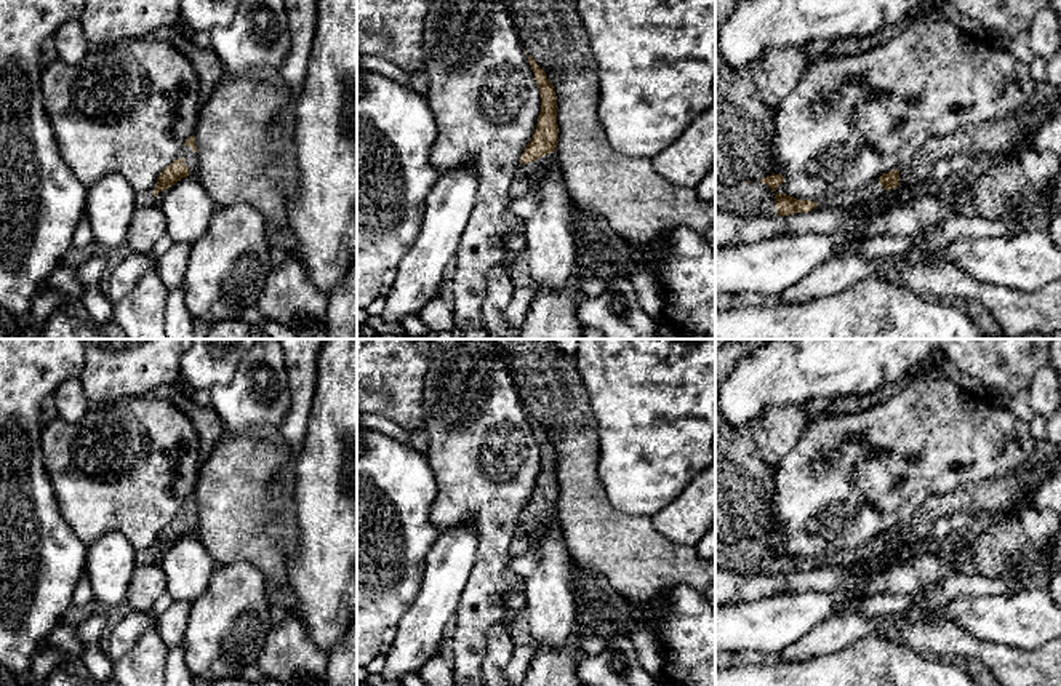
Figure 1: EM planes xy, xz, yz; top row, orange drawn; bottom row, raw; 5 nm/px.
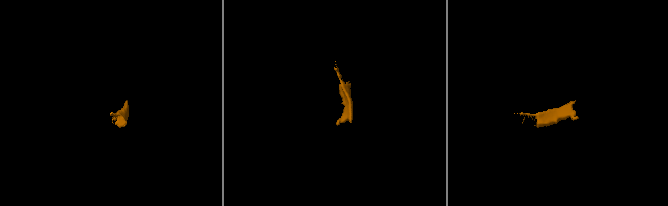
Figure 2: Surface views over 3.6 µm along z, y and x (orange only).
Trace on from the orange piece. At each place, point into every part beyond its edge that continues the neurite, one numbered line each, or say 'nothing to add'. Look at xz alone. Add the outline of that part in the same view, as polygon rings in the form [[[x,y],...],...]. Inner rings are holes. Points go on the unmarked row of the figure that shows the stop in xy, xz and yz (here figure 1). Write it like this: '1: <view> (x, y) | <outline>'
1: xz (528, 533) | [[[554,510],[535,520],[518,523],[518,528],[509,545],[509,553],[518,556],[531,552],[552,521],[555,521]]]

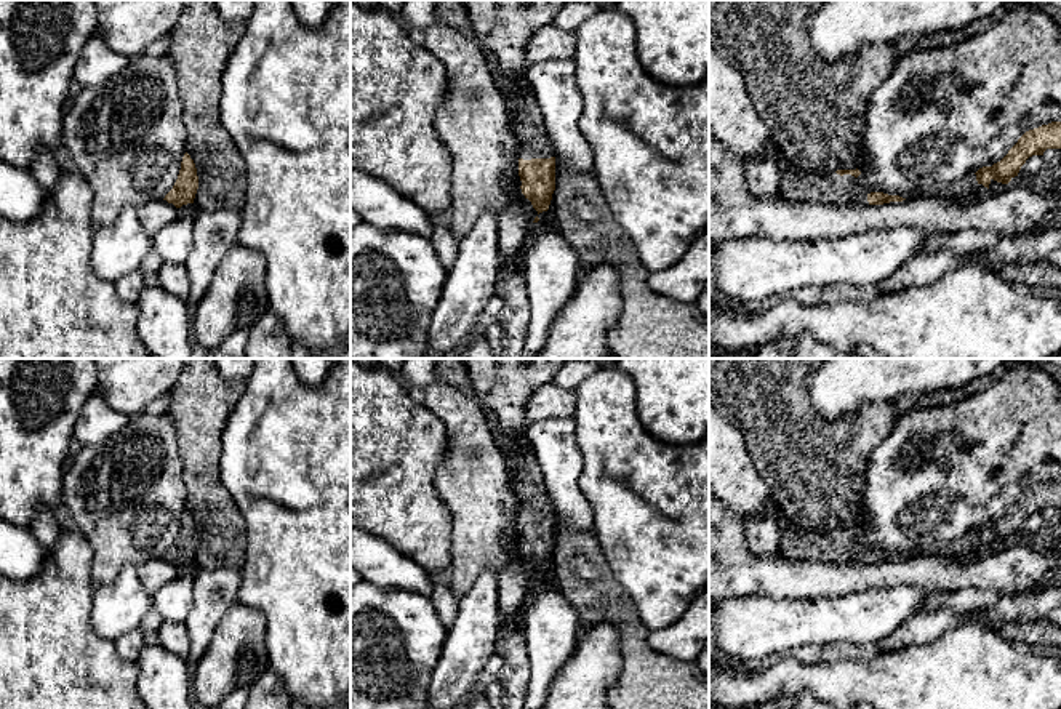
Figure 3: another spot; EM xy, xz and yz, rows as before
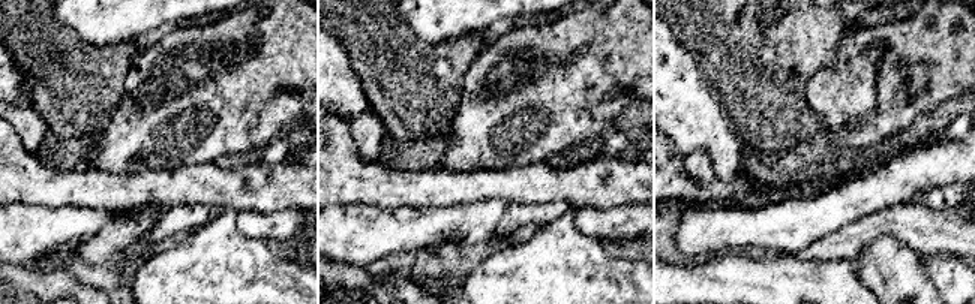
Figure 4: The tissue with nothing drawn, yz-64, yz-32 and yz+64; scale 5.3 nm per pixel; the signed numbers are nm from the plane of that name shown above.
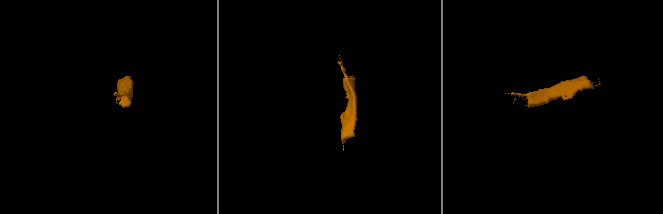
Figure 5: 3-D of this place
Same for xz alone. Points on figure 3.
1: xz (535, 501) | [[[434,359],[437,379],[458,387],[462,394],[475,399],[491,427],[494,442],[507,458],[507,467],[515,472],[515,491],[520,499],[518,517],[551,517],[554,507],[544,487],[543,472],[533,455],[533,448],[523,440],[512,440],[499,427],[494,415],[475,394],[462,359]]]

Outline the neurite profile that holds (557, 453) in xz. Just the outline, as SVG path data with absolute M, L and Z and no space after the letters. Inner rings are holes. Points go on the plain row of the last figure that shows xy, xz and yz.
M575 416L531 423L526 437L554 507L555 531L592 530L594 511L578 485L584 456L576 442Z

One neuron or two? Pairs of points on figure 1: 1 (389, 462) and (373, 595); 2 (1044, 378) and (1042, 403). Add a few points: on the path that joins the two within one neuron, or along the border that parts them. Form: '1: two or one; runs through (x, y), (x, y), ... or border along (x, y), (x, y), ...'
1: one; runs through (386, 496), (384, 504), (376, 512), (373, 562)
2: one; runs through (1044, 384), (1044, 397)

